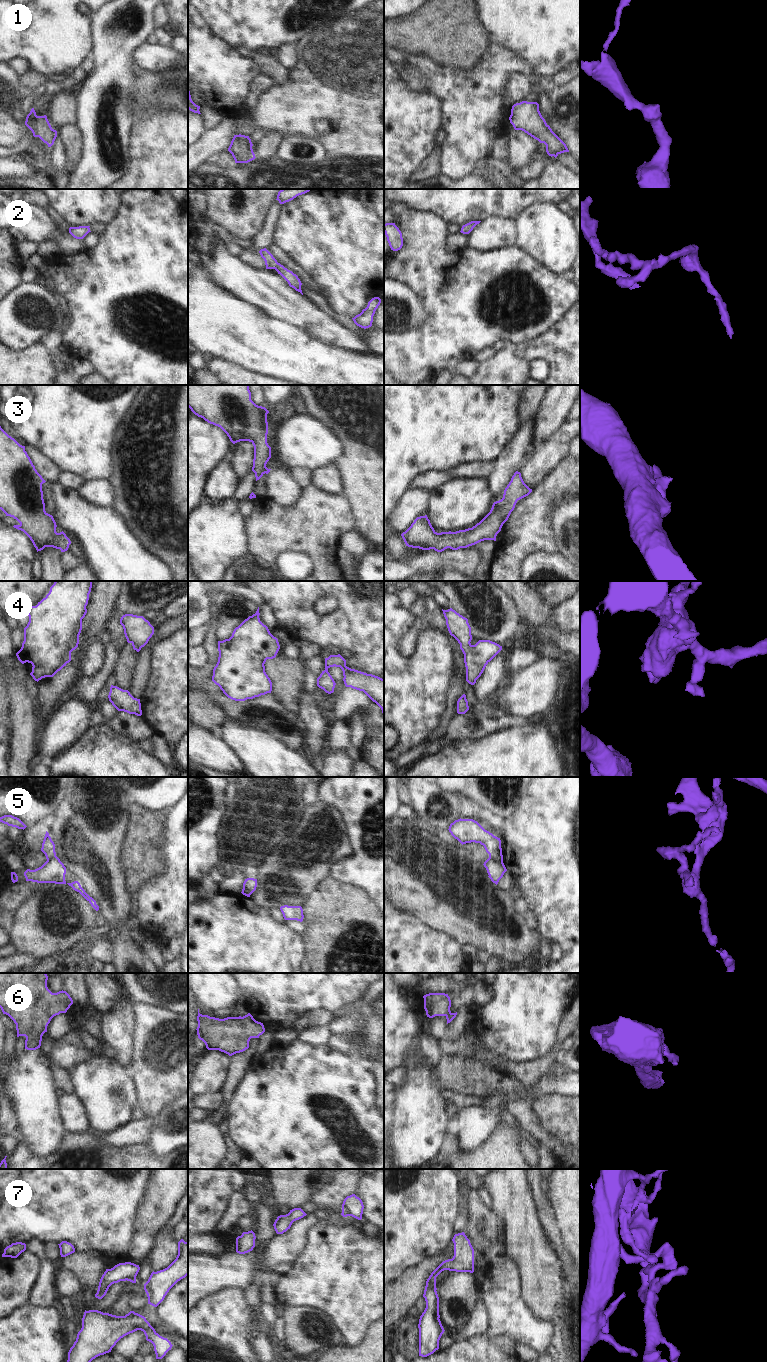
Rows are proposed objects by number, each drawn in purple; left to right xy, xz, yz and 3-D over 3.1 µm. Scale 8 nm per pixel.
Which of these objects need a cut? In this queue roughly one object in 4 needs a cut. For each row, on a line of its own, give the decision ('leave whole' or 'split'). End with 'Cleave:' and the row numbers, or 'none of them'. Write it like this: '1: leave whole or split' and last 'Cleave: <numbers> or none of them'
1: leave whole
2: leave whole
3: leave whole
4: leave whole
5: split
6: leave whole
7: leave whole
Cleave: 5

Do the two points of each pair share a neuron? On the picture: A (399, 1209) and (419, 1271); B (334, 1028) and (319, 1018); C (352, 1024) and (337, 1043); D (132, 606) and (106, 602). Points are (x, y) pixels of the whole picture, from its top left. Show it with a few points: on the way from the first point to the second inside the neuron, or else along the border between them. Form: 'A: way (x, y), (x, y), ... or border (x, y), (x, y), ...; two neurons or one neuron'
A: border (437, 1253), (426, 1256), (397, 1278); two neurons
B: border (333, 1019), (326, 1025); two neurons
C: border (364, 1024), (361, 1031), (355, 1036), (331, 1033); two neurons
D: border (120, 591), (114, 607); two neurons

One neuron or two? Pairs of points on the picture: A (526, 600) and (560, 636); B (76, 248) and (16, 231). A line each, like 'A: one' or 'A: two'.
A: one
B: one

